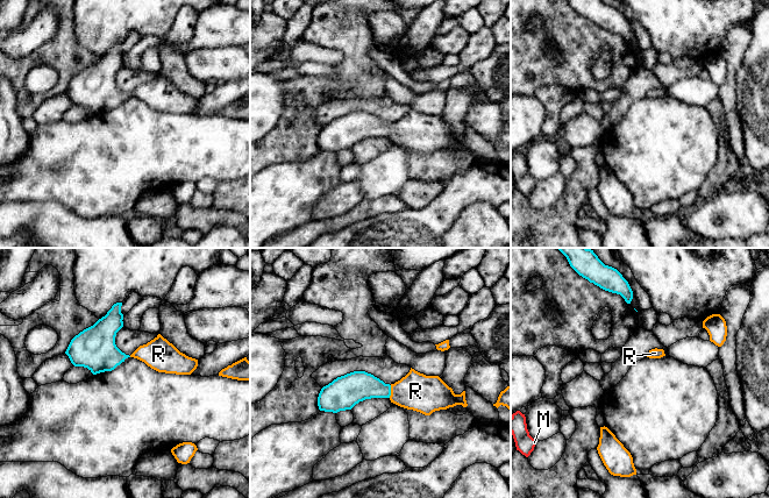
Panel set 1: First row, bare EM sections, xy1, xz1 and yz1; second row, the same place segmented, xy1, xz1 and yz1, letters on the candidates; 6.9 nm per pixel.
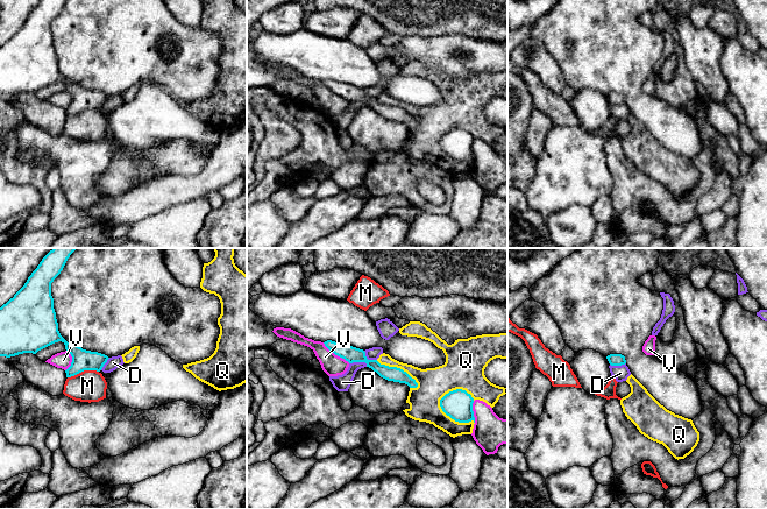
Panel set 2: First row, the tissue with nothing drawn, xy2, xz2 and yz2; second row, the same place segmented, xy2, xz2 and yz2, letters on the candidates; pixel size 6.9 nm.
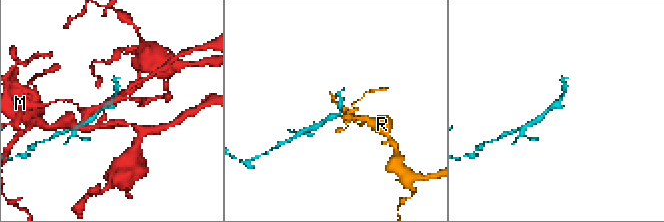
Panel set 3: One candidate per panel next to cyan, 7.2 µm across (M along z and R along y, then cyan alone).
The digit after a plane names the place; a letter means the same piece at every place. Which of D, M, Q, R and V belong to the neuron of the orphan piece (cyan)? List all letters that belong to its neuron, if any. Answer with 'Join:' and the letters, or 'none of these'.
Join: R

